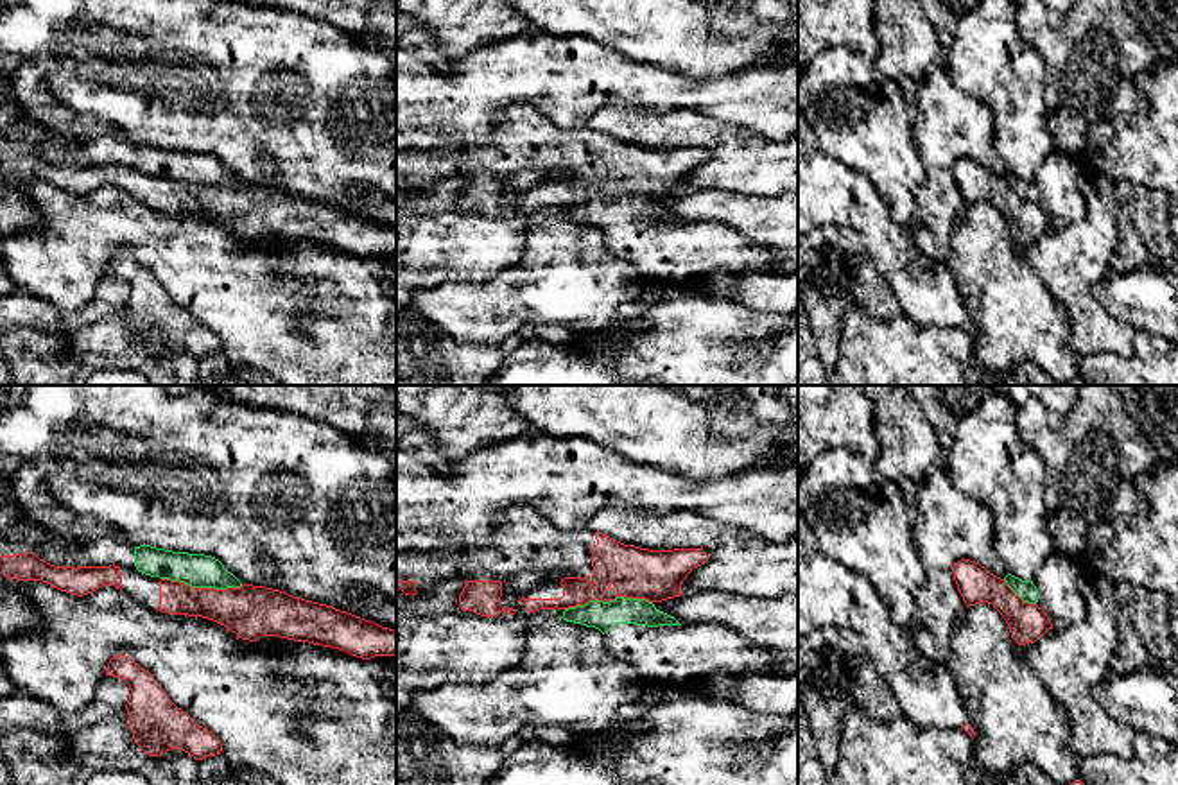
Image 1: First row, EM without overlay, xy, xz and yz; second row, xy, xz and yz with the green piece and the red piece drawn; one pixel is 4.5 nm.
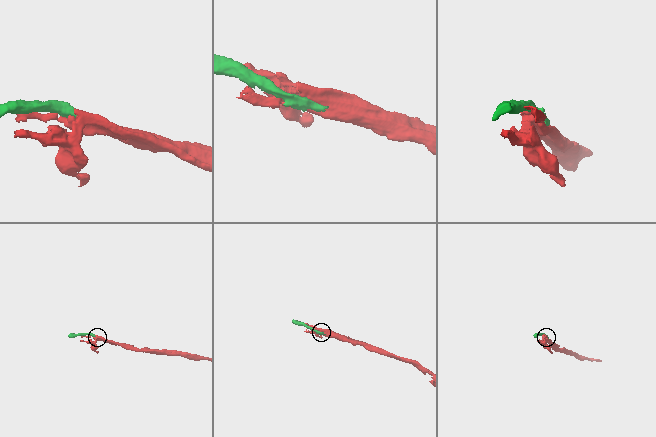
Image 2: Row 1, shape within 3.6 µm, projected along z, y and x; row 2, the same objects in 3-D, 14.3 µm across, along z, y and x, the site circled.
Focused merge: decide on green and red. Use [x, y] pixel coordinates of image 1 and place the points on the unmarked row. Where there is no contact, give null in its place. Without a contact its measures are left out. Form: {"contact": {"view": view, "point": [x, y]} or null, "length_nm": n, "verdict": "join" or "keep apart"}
{"contact": {"view": "xz", "point": [610, 199]}, "length_nm": 400, "verdict": "keep apart"}

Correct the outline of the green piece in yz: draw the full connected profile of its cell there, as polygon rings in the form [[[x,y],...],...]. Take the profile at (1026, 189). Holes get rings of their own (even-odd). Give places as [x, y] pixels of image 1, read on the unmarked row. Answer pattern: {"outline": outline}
{"outline": [[[1060,151],[1051,152],[1031,179],[1022,179],[1011,172],[1004,176],[1015,194],[1042,206],[1052,226],[1058,228],[1083,220],[1087,215],[1079,177],[1076,156]]]}

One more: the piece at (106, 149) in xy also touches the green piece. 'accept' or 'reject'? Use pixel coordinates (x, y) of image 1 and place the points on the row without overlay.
accept

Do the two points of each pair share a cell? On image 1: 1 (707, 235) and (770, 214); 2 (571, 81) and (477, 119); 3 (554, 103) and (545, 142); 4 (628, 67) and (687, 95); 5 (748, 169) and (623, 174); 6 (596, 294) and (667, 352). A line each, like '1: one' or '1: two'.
1: two
2: one
3: two
4: one
5: two
6: two

